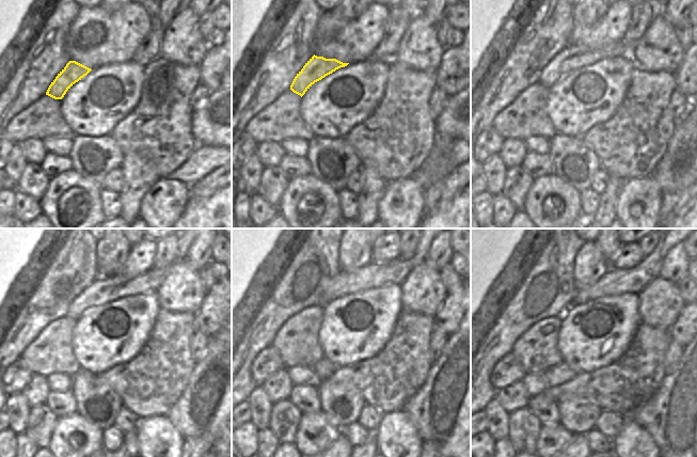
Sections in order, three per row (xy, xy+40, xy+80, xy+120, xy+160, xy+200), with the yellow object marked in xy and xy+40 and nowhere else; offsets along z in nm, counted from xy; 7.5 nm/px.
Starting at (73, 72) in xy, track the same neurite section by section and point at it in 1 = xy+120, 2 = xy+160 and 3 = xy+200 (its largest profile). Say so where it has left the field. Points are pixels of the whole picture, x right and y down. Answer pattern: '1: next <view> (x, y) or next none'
1: next xy+120 (105, 289)
2: next xy+160 (373, 277)
3: next xy+200 (615, 281)

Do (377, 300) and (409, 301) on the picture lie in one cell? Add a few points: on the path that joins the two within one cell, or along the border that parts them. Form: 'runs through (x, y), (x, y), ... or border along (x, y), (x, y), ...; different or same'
border along (398, 285), (400, 288), (401, 308), (404, 310); different

